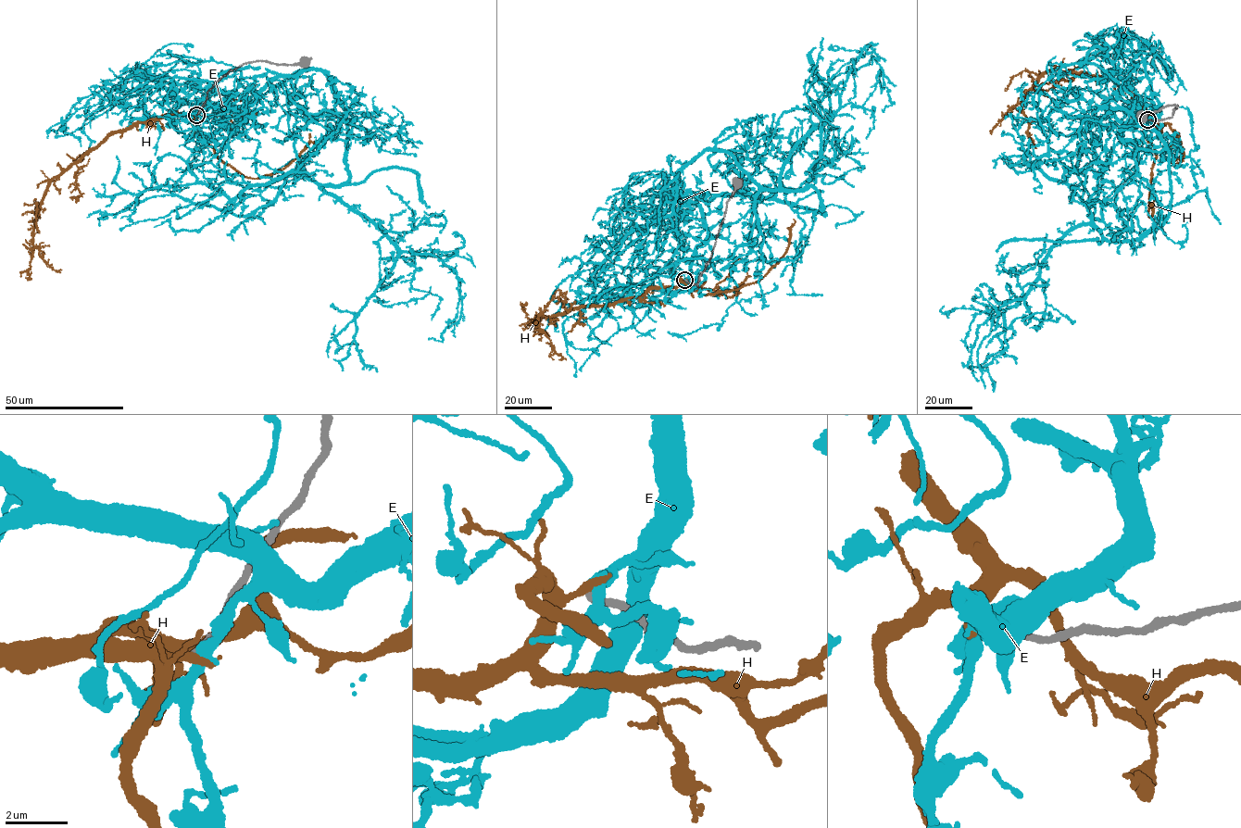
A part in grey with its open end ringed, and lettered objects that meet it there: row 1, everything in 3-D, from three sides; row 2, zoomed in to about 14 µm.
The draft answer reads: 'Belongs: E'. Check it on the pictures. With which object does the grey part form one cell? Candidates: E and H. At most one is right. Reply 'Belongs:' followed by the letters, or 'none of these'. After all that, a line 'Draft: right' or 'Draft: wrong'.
Belongs: none of these
Draft: wrong

